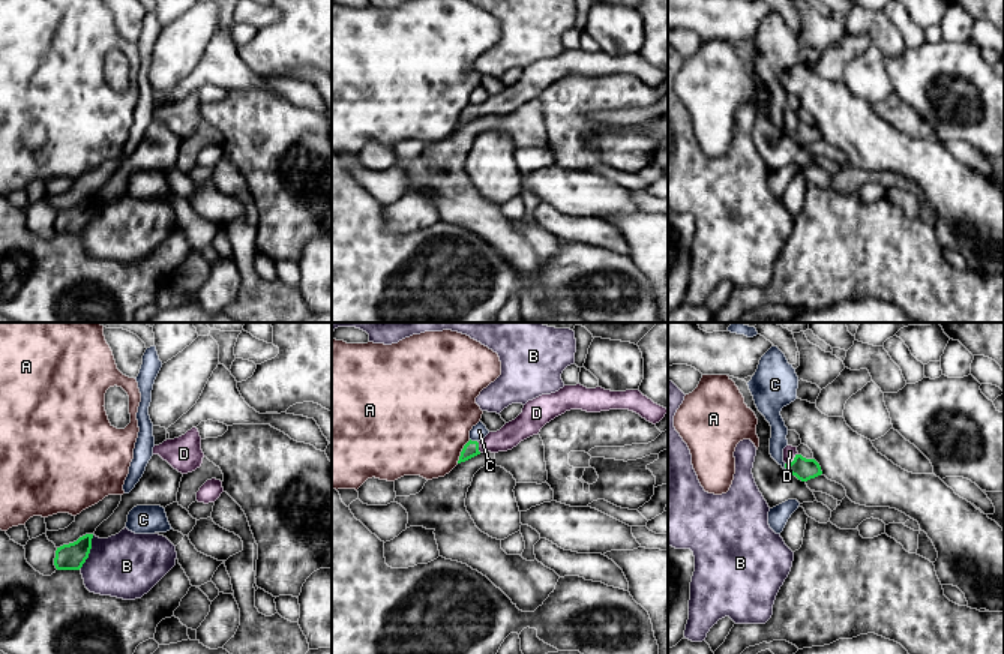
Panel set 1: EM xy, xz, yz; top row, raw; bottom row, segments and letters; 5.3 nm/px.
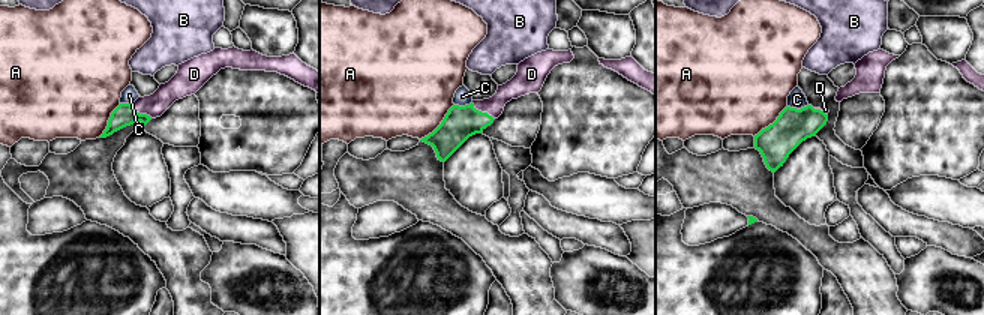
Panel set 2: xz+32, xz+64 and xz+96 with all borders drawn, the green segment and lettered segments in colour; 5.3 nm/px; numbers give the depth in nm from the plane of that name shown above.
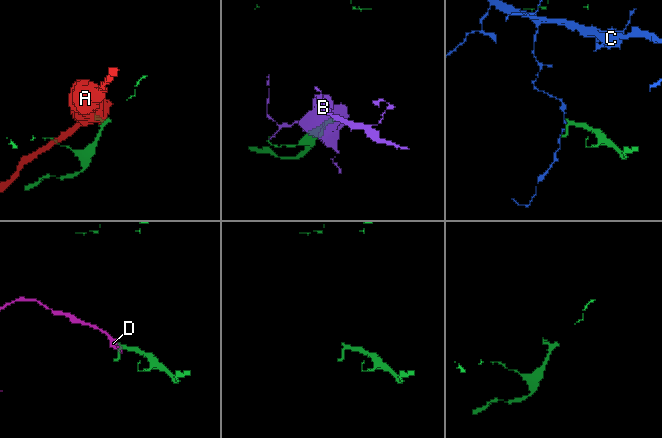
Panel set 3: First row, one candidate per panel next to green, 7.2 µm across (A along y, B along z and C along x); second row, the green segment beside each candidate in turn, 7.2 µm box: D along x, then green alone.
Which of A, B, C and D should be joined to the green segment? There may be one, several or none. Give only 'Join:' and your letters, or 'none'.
Join: D

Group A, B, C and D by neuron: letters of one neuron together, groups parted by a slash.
A / B / C / D

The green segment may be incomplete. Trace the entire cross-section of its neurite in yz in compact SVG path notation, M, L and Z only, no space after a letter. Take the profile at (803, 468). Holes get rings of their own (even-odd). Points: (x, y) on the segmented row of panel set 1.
M786 446L783 448L785 468L801 482L807 482L822 474L819 464L815 459L806 459L797 447Z

